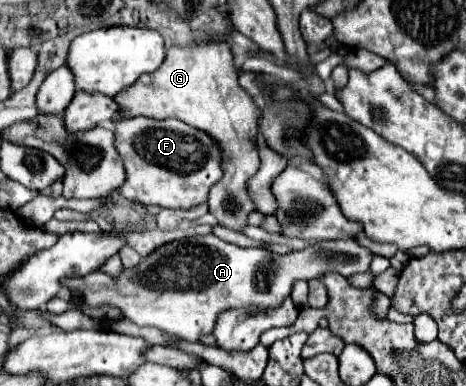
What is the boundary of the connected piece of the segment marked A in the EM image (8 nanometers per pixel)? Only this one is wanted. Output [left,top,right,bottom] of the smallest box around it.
[66,234,372,342]

